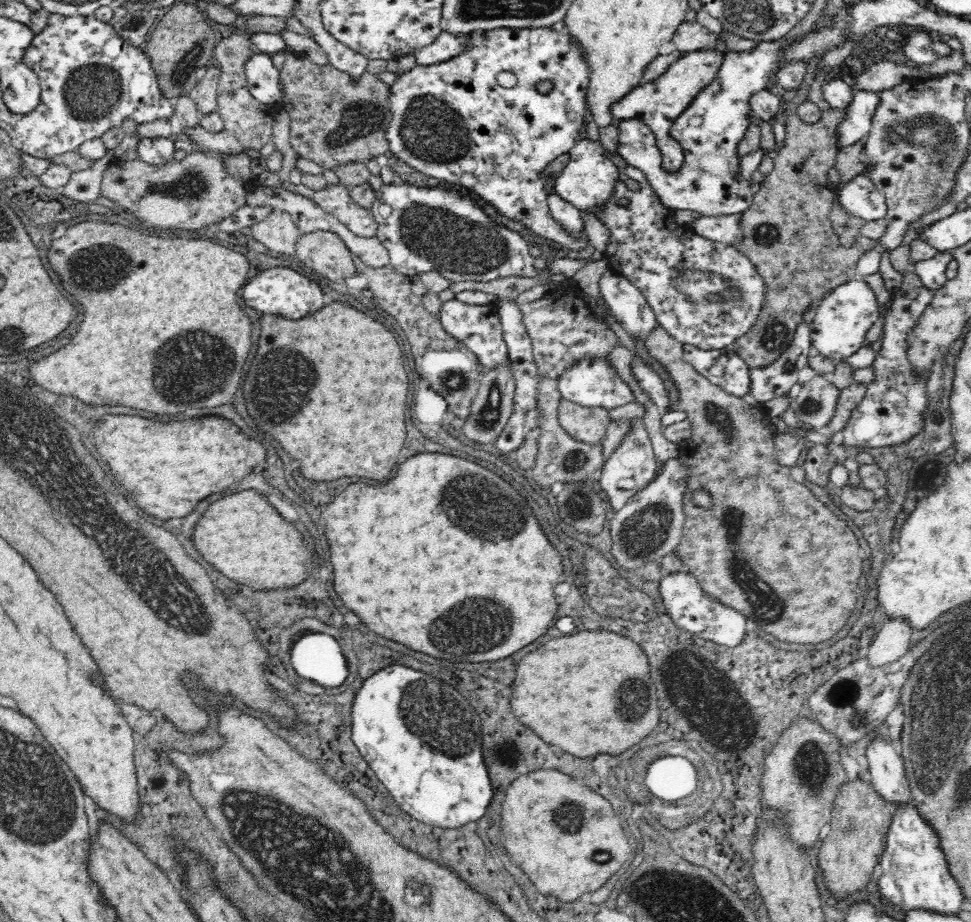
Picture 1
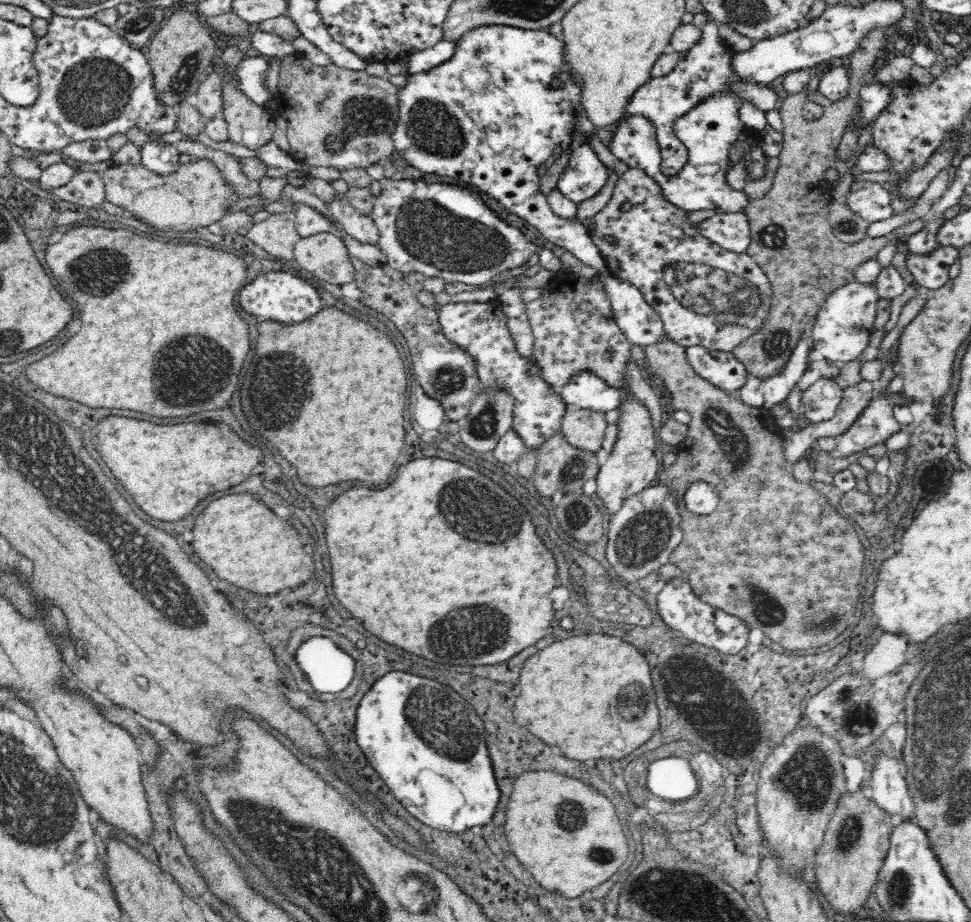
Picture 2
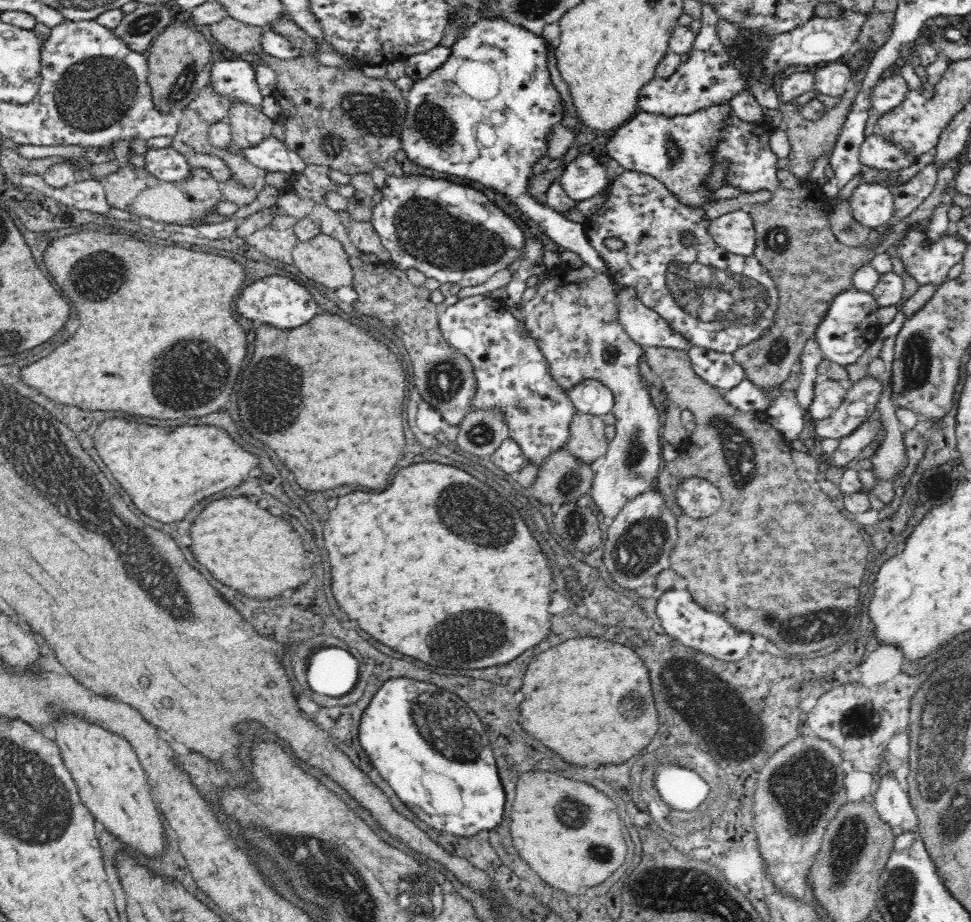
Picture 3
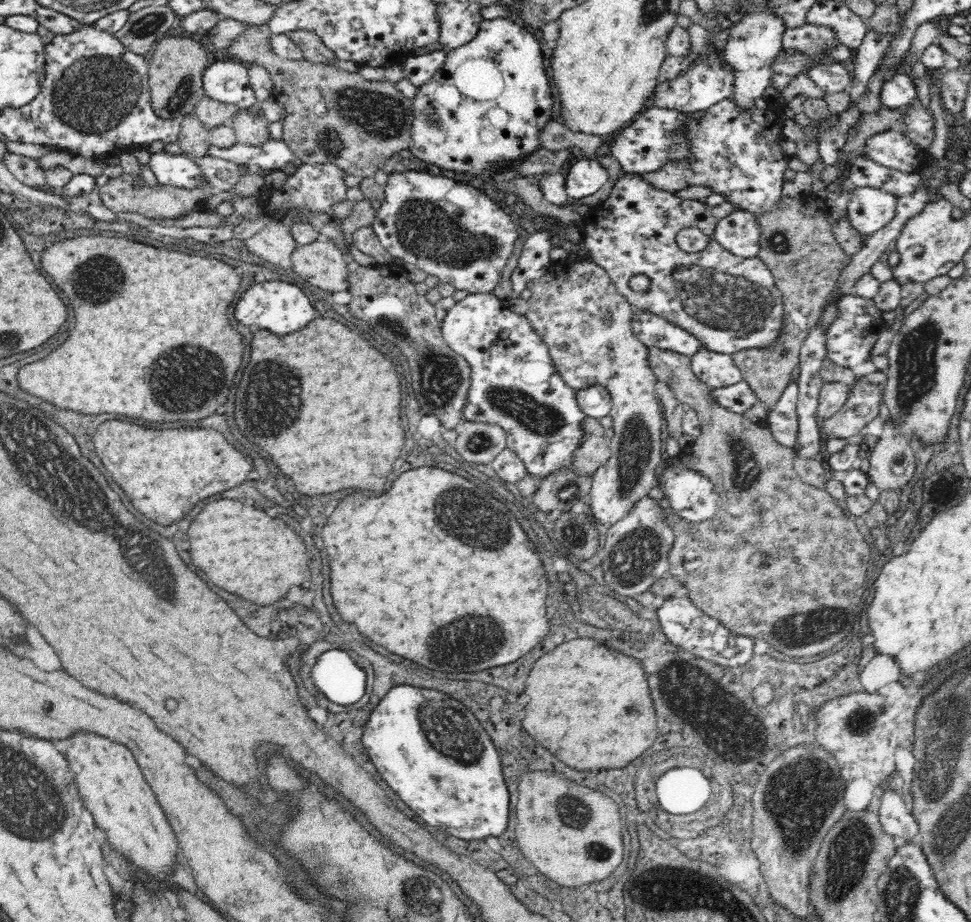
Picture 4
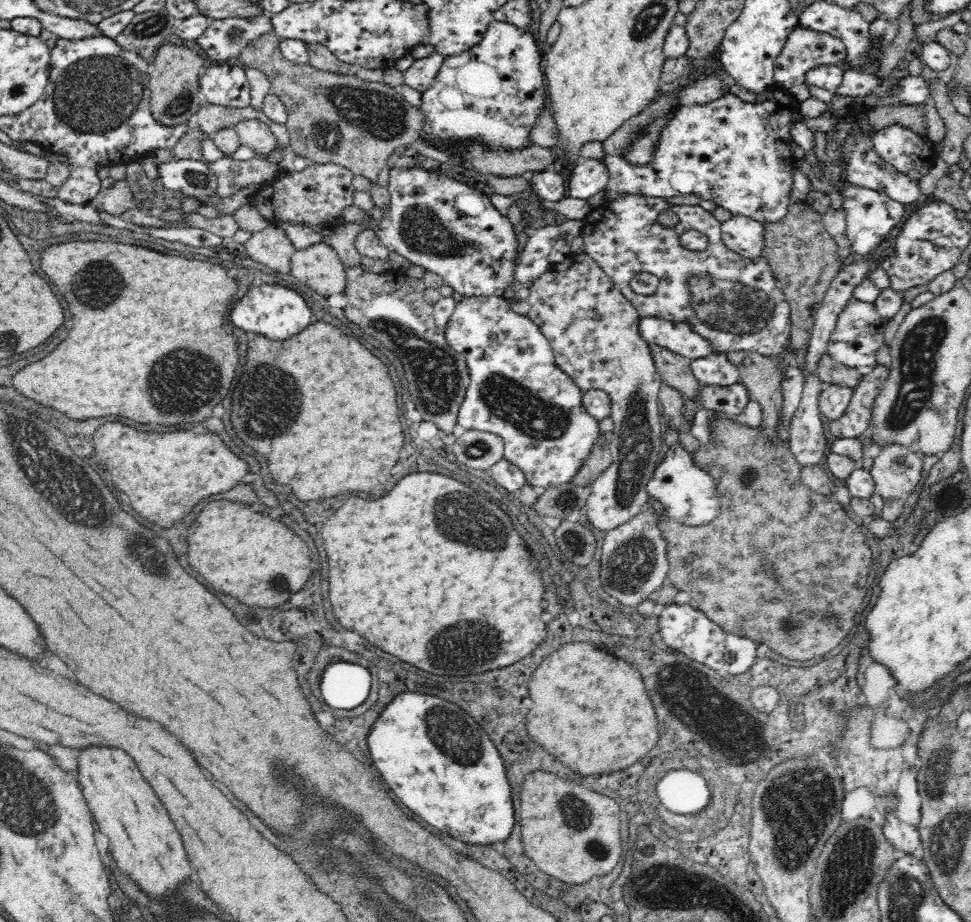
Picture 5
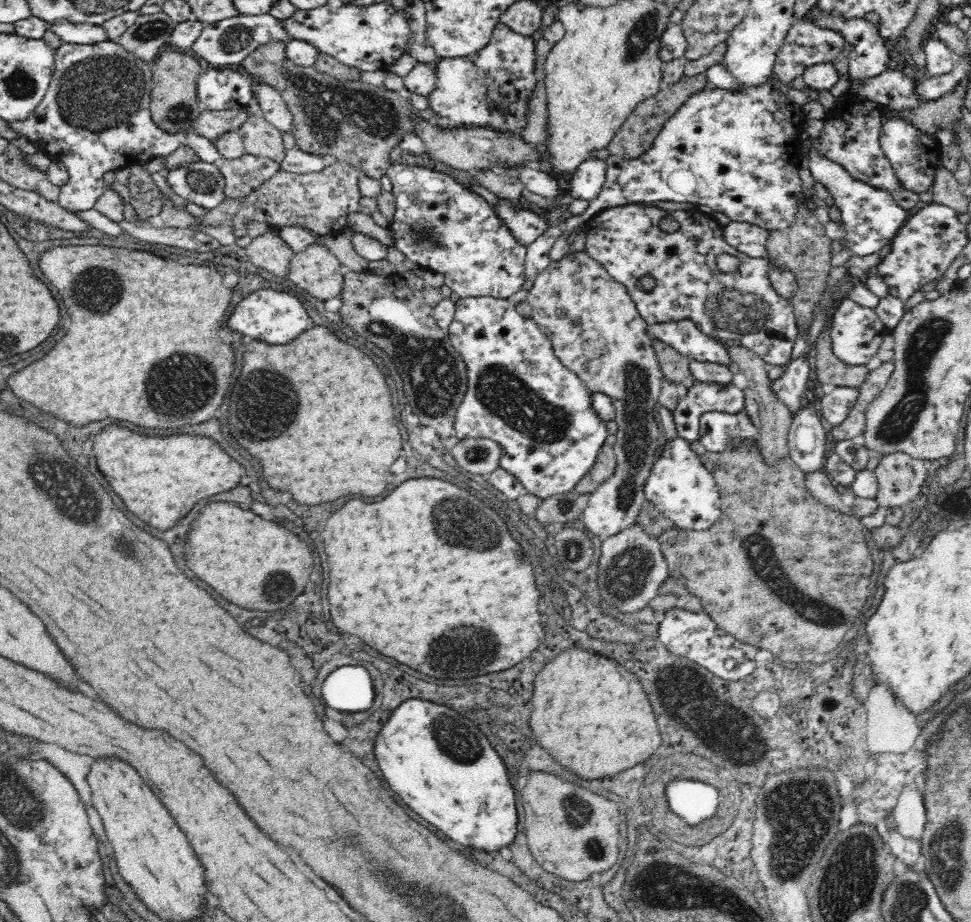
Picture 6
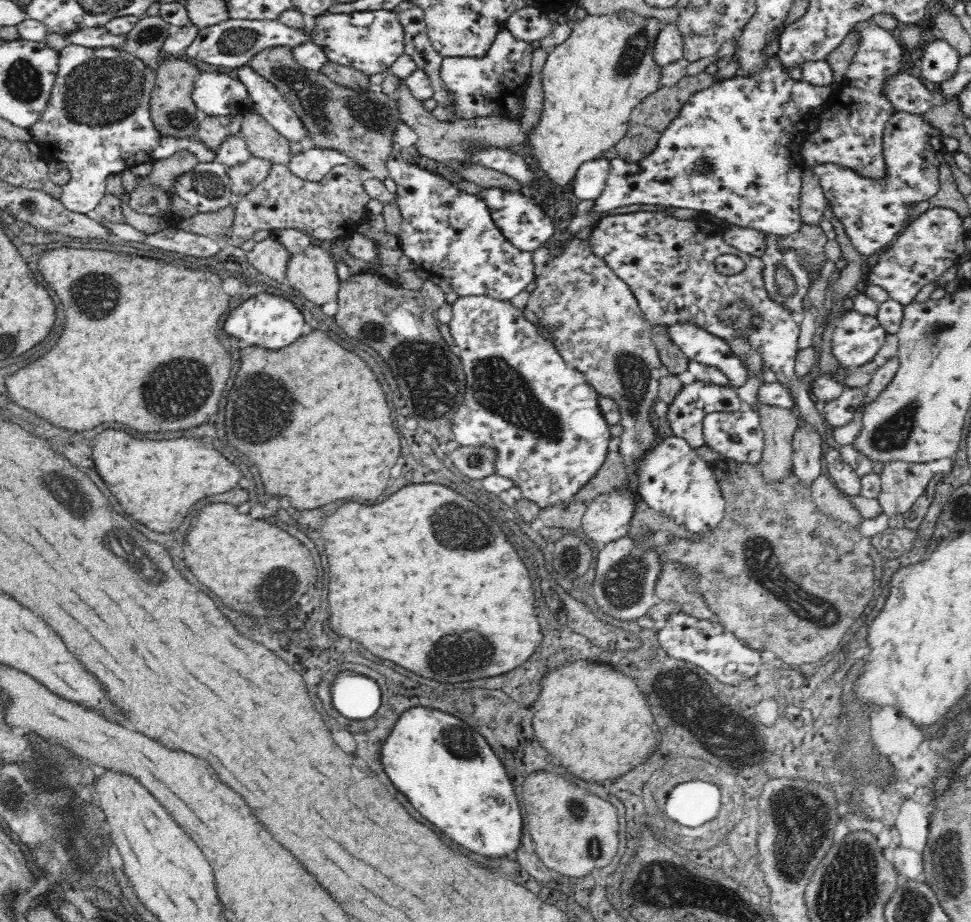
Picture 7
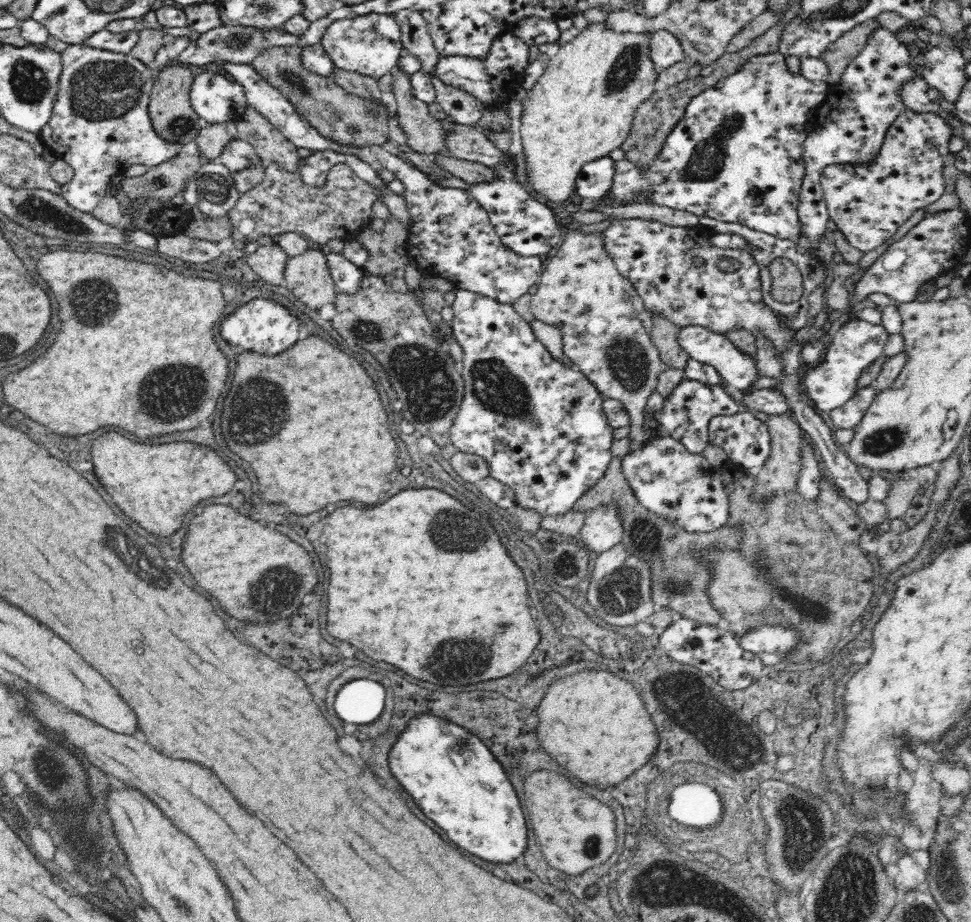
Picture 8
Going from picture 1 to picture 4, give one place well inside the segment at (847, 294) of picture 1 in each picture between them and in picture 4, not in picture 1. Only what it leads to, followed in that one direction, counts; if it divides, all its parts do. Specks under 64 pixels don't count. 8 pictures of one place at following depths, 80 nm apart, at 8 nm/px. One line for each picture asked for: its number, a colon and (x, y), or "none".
2: (844, 325)
3: (849, 327)
4: (850, 340)

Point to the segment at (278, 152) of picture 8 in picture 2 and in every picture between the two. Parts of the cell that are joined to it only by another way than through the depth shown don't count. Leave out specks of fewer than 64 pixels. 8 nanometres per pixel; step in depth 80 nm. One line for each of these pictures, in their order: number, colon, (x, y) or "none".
2: (248, 124)
3: (249, 125)
4: (252, 130)
5: (254, 134)
6: (261, 138)
7: (263, 140)

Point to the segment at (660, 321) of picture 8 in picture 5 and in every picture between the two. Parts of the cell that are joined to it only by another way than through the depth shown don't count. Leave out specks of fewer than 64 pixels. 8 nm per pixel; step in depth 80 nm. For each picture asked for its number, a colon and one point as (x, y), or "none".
5: (675, 369)
6: (675, 366)
7: (675, 361)

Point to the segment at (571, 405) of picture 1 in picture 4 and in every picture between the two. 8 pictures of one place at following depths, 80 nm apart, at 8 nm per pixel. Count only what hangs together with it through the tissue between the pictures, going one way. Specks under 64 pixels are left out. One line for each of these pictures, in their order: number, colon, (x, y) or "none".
2: (585, 430)
3: (587, 442)
4: (594, 451)

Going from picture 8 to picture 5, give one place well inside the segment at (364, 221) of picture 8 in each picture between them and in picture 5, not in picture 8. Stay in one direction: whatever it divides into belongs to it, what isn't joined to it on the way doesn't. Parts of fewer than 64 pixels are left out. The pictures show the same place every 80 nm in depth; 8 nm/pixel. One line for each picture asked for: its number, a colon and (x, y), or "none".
5: (316, 196)
6: (321, 202)
7: (331, 209)

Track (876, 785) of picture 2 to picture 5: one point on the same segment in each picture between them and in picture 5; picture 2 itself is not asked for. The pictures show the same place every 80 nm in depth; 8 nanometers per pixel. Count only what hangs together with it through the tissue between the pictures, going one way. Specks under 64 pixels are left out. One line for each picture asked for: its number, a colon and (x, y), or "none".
3: (892, 805)
4: (895, 821)
5: (905, 839)

